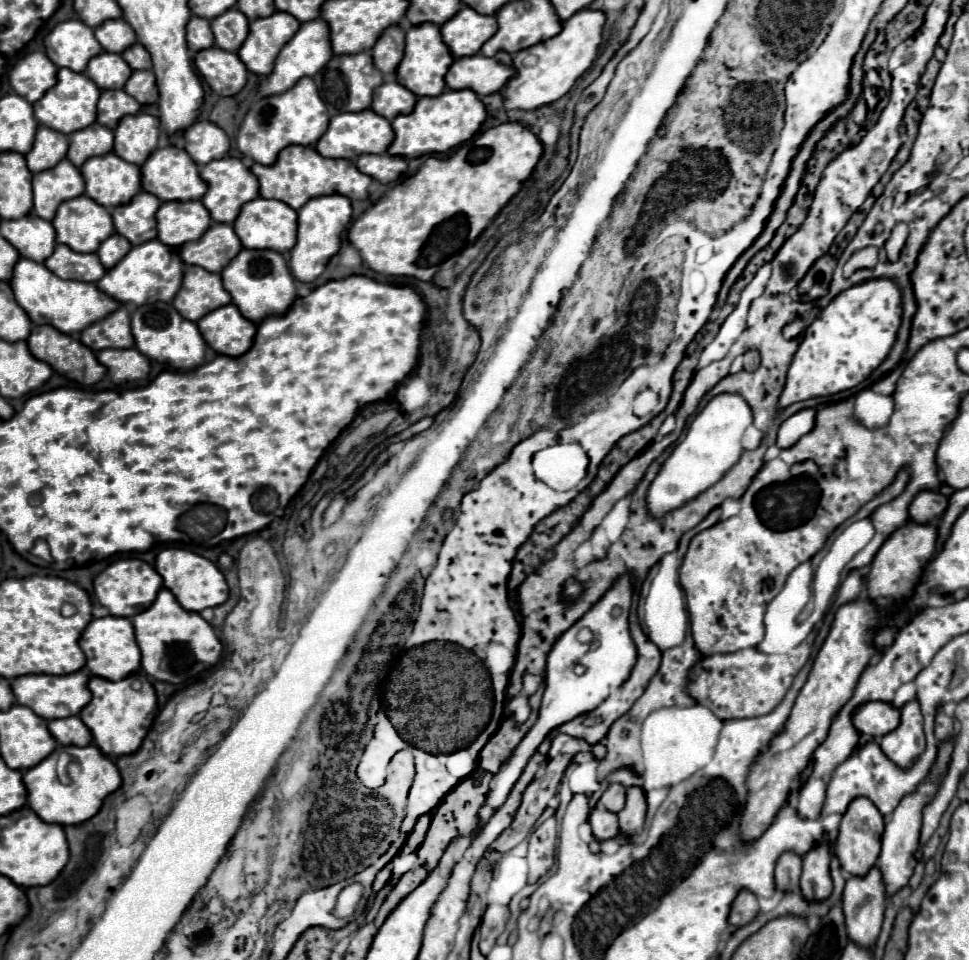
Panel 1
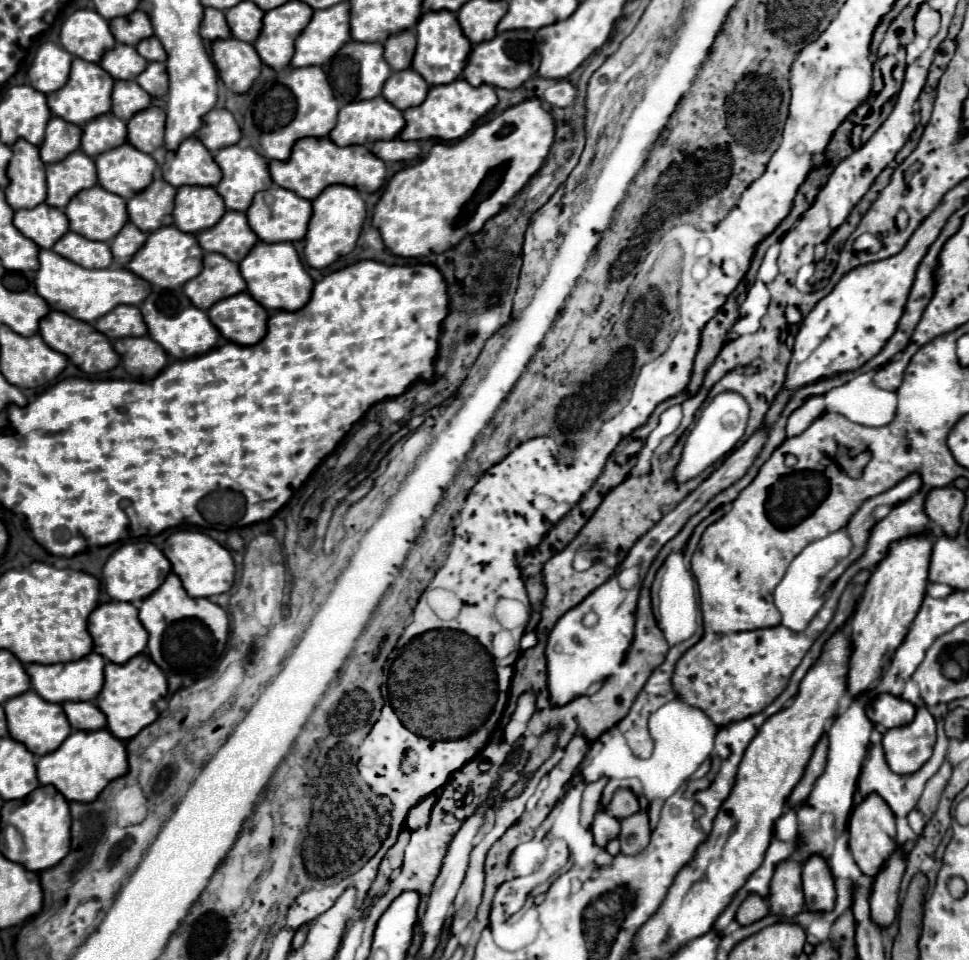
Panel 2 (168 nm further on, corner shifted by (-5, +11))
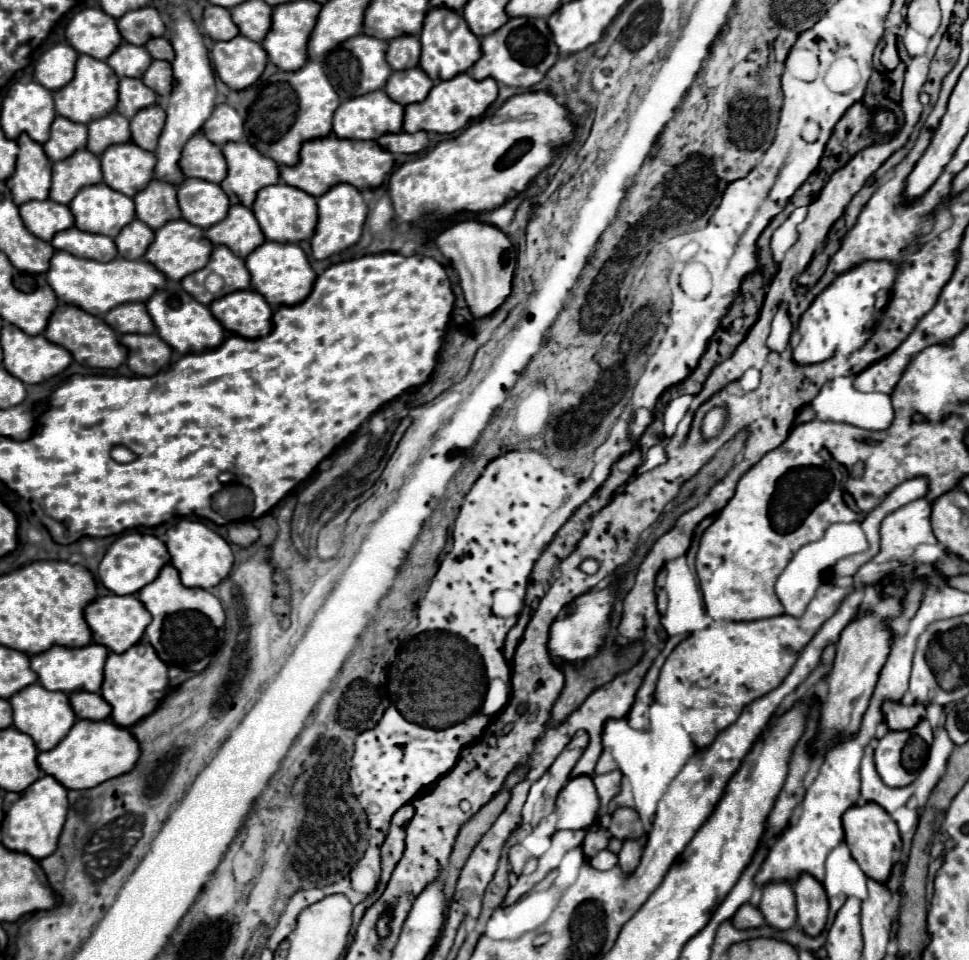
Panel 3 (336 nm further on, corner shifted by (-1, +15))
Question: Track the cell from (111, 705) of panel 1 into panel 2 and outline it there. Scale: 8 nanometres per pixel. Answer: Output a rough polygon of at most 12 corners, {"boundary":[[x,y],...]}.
{"boundary":[[147,656],[105,664],[95,698],[107,730],[131,740],[157,720],[167,678]]}

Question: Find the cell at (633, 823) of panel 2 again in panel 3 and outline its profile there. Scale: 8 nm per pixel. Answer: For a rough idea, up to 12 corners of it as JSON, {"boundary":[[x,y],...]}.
{"boundary":[[625,840],[619,868],[631,874],[641,860],[643,844]]}

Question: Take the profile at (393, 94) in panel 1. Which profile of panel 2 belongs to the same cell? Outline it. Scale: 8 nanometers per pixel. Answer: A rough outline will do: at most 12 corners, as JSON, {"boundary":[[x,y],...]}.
{"boundary":[[413,68],[393,72],[381,96],[407,110],[429,84]]}

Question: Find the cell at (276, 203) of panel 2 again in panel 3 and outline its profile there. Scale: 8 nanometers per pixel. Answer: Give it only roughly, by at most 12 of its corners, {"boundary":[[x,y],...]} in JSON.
{"boundary":[[287,184],[261,188],[253,212],[267,240],[315,234],[317,200]]}

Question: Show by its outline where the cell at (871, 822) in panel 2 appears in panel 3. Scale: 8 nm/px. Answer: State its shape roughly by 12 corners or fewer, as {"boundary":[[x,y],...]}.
{"boundary":[[879,804],[843,814],[845,842],[859,868],[885,884],[901,836]]}

